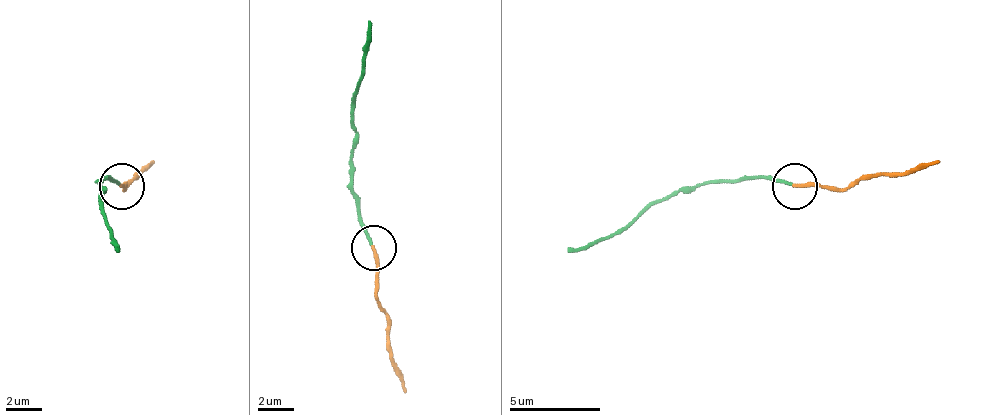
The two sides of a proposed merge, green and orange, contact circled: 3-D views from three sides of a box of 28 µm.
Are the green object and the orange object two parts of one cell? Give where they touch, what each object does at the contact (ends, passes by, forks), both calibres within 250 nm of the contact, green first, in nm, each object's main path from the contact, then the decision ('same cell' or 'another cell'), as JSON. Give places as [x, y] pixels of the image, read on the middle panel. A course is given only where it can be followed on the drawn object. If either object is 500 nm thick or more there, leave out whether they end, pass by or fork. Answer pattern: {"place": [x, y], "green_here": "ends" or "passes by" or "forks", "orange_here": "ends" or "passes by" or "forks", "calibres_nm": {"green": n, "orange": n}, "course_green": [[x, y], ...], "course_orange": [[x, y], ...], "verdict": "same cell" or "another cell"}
{"place": [373, 247], "green_here": "ends", "orange_here": "ends", "calibres_nm": {"green": 160, "orange": 200}, "course_green": [[370, 246], [361, 219], [352, 155], [352, 101], [370, 19]], "course_orange": [[374, 246], [374, 301], [388, 319], [388, 360], [406, 391]], "verdict": "another cell"}

